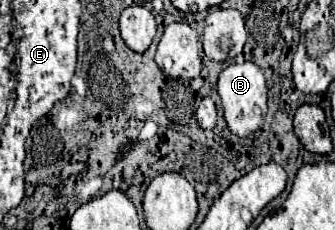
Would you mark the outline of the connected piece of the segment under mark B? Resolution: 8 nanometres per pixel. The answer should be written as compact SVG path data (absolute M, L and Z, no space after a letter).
M245 61L241 65L237 63L227 65L219 75L217 91L219 91L223 115L231 133L235 133L237 137L247 137L259 129L267 113L267 85L265 85L263 71L255 63Z

